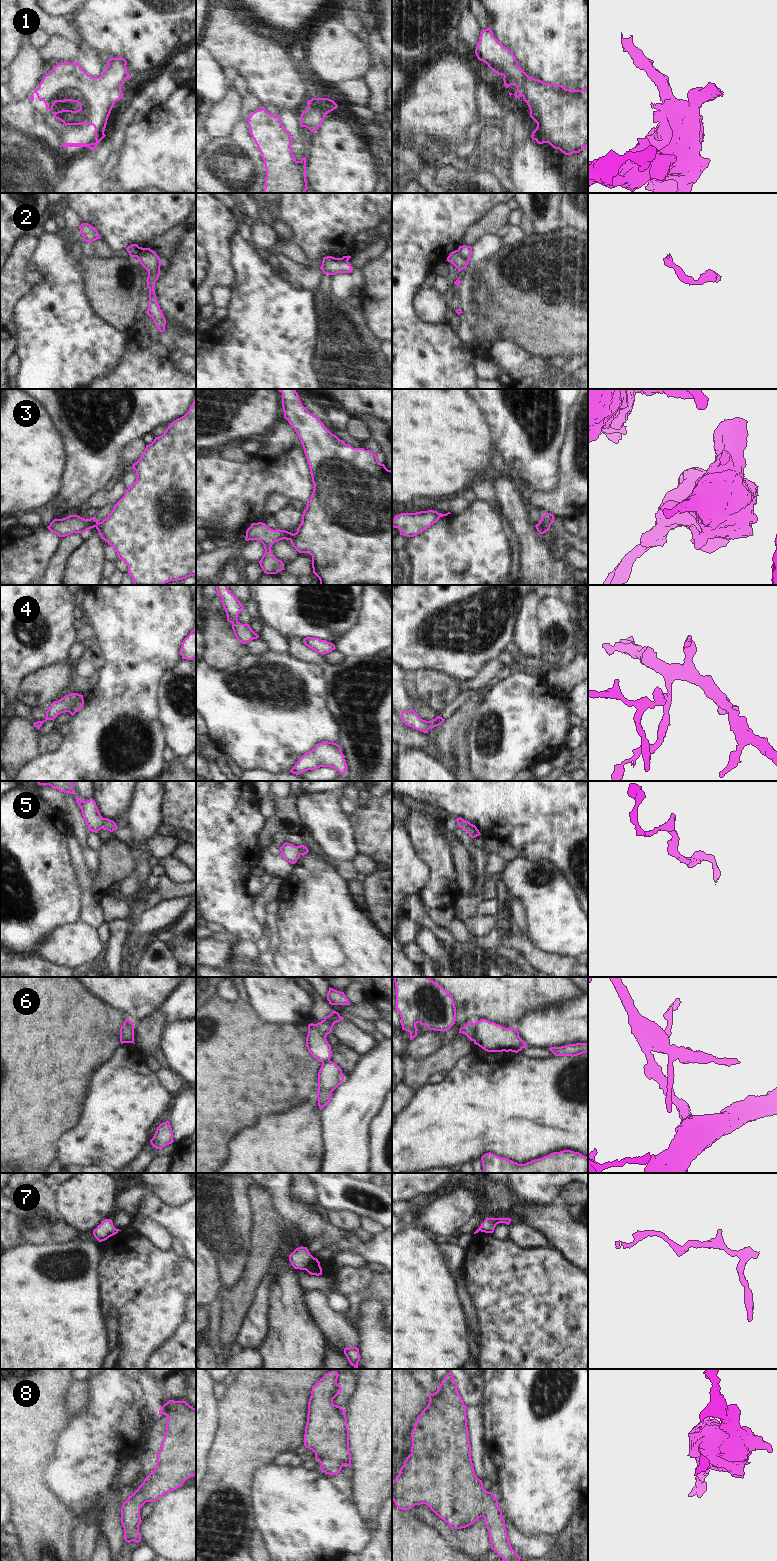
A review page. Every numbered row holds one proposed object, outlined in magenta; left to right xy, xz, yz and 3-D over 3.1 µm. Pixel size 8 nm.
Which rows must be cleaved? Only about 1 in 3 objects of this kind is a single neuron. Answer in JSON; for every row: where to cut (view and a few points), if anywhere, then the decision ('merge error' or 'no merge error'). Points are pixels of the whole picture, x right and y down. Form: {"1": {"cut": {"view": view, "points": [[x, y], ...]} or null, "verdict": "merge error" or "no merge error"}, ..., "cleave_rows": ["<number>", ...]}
{"1": {"cut": null, "verdict": "no merge error"}, "2": {"cut": {"view": "xy", "points": [[150, 249], [137, 257]]}, "verdict": "merge error"}, "3": {"cut": {"view": "xz", "points": [[293, 534], [290, 540]]}, "verdict": "merge error"}, "4": {"cut": null, "verdict": "no merge error"}, "5": {"cut": null, "verdict": "no merge error"}, "6": {"cut": {"view": "yz", "points": [[475, 1023], [475, 1038], [473, 1040]]}, "verdict": "merge error"}, "7": {"cut": {"view": "xz", "points": [[314, 1258], [305, 1269]]}, "verdict": "merge error"}, "8": {"cut": null, "verdict": "no merge error"}, "cleave_rows": ["2", "3", "6", "7"]}

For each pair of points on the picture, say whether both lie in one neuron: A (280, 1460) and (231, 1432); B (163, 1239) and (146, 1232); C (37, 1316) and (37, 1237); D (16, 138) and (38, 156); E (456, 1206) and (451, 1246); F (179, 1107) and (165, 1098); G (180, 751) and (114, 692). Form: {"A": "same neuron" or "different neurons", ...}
{"A": "different neurons", "B": "same neuron", "C": "different neurons", "D": "same neuron", "E": "different neurons", "F": "different neurons", "G": "different neurons"}

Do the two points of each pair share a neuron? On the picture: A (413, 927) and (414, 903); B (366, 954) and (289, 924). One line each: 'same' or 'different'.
A: different
B: same

